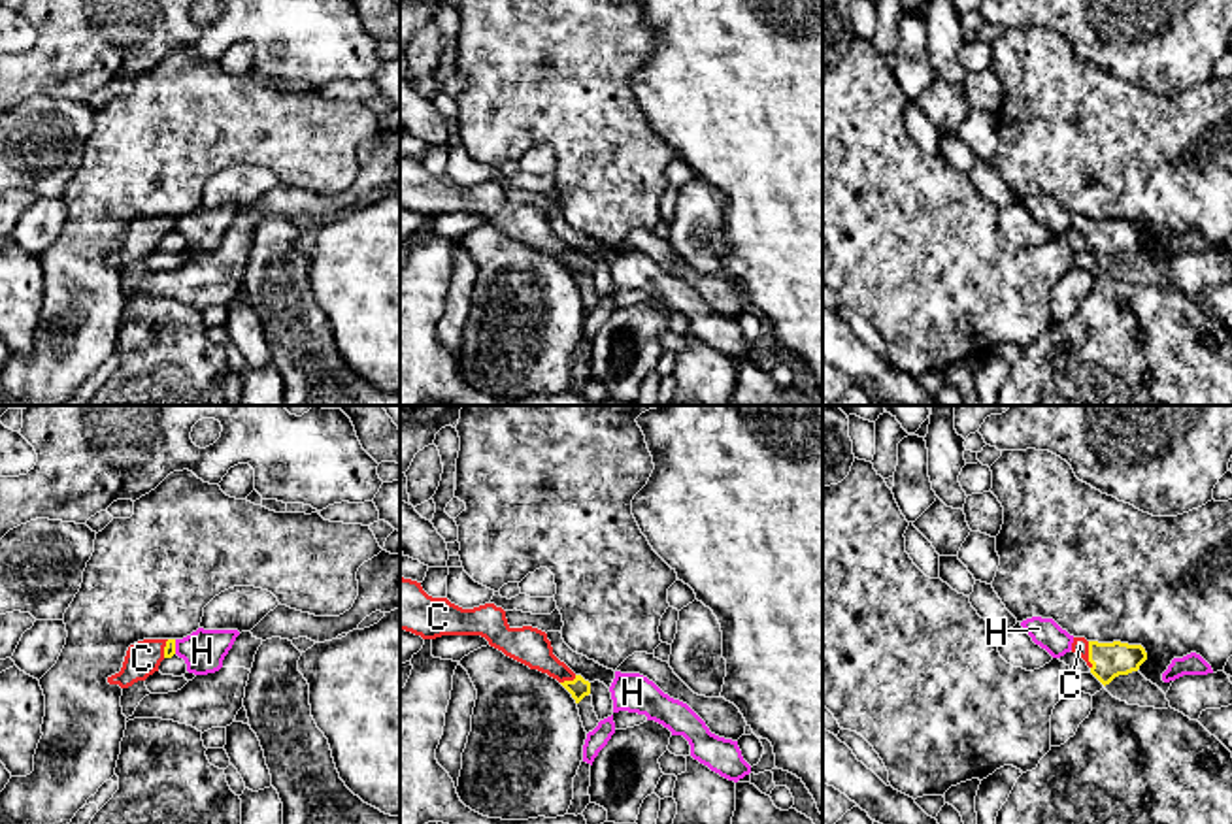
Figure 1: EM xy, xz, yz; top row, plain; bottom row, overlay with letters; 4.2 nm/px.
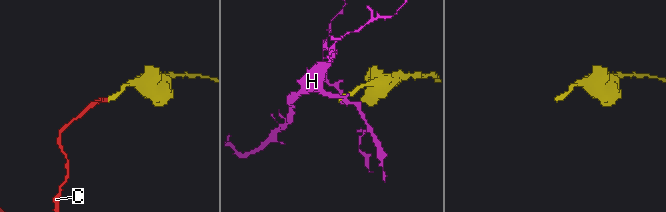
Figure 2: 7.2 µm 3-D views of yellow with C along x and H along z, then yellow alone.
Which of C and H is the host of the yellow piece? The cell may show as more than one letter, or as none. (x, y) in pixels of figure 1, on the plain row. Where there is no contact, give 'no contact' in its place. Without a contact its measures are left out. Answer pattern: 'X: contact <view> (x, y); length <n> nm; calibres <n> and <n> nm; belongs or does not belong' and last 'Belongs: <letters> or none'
C: contact yz (1089, 232); length 120 nm; calibres 150 and 70 nm; belongs
H: contact xy (174, 225); length 60 nm; calibres 50 and 180 nm; does not belong
Belongs: C

